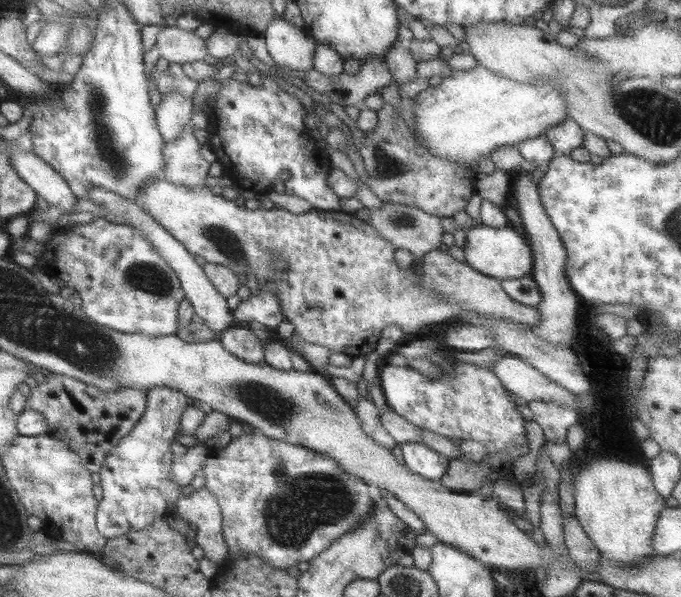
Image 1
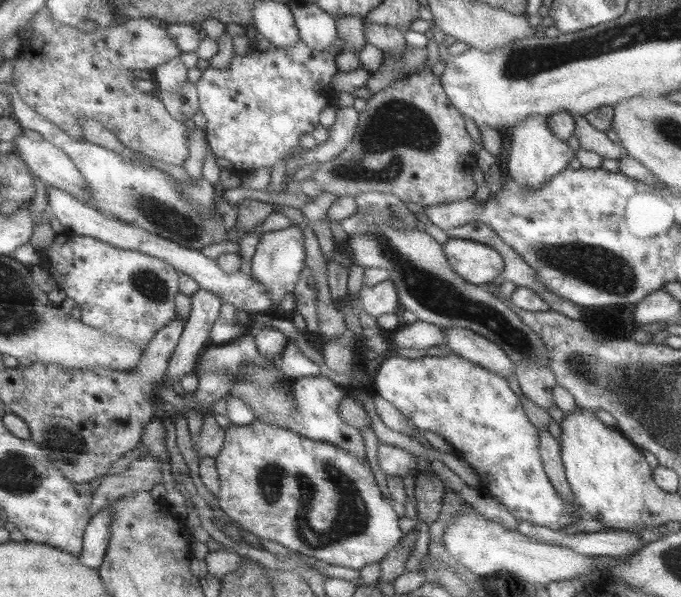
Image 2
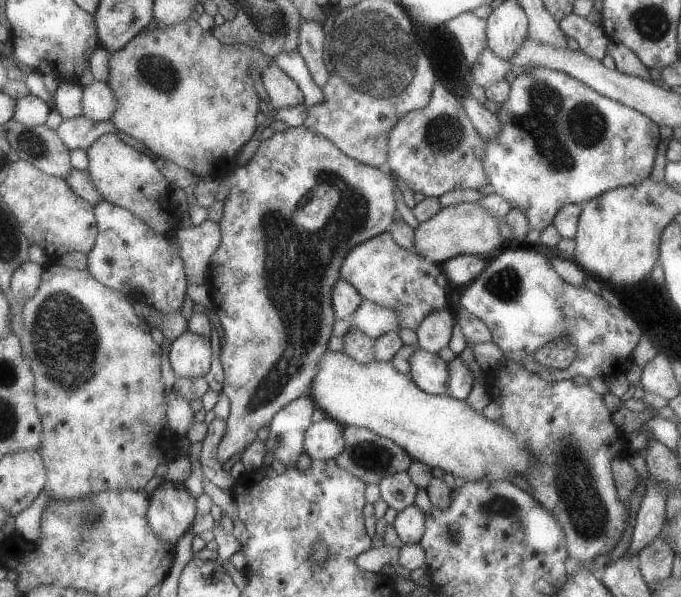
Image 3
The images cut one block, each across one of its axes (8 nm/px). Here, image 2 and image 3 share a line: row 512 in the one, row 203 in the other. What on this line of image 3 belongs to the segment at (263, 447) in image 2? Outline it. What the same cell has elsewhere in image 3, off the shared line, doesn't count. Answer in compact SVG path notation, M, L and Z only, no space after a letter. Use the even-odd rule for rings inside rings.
M303 126L290 127L285 132L276 131L272 137L263 140L247 166L238 166L232 174L222 178L221 184L222 189L229 192L229 196L224 203L223 217L219 222L221 243L218 250L210 257L206 286L209 288L213 308L217 311L225 332L224 344L221 346L215 342L219 352L221 352L222 347L222 355L219 355L225 372L222 392L226 393L231 406L230 416L227 418L227 429L217 452L219 461L224 464L228 459L237 459L256 440L258 430L263 426L270 426L271 420L279 410L282 410L298 397L310 394L310 385L317 373L318 361L329 350L328 342L334 334L332 329L336 318L331 301L331 292L336 281L341 278L340 267L345 256L355 246L382 234L392 226L395 222L394 212L396 212L396 192L398 190L396 181L386 168L365 165L350 158L331 140L328 140L328 137L324 138Z

